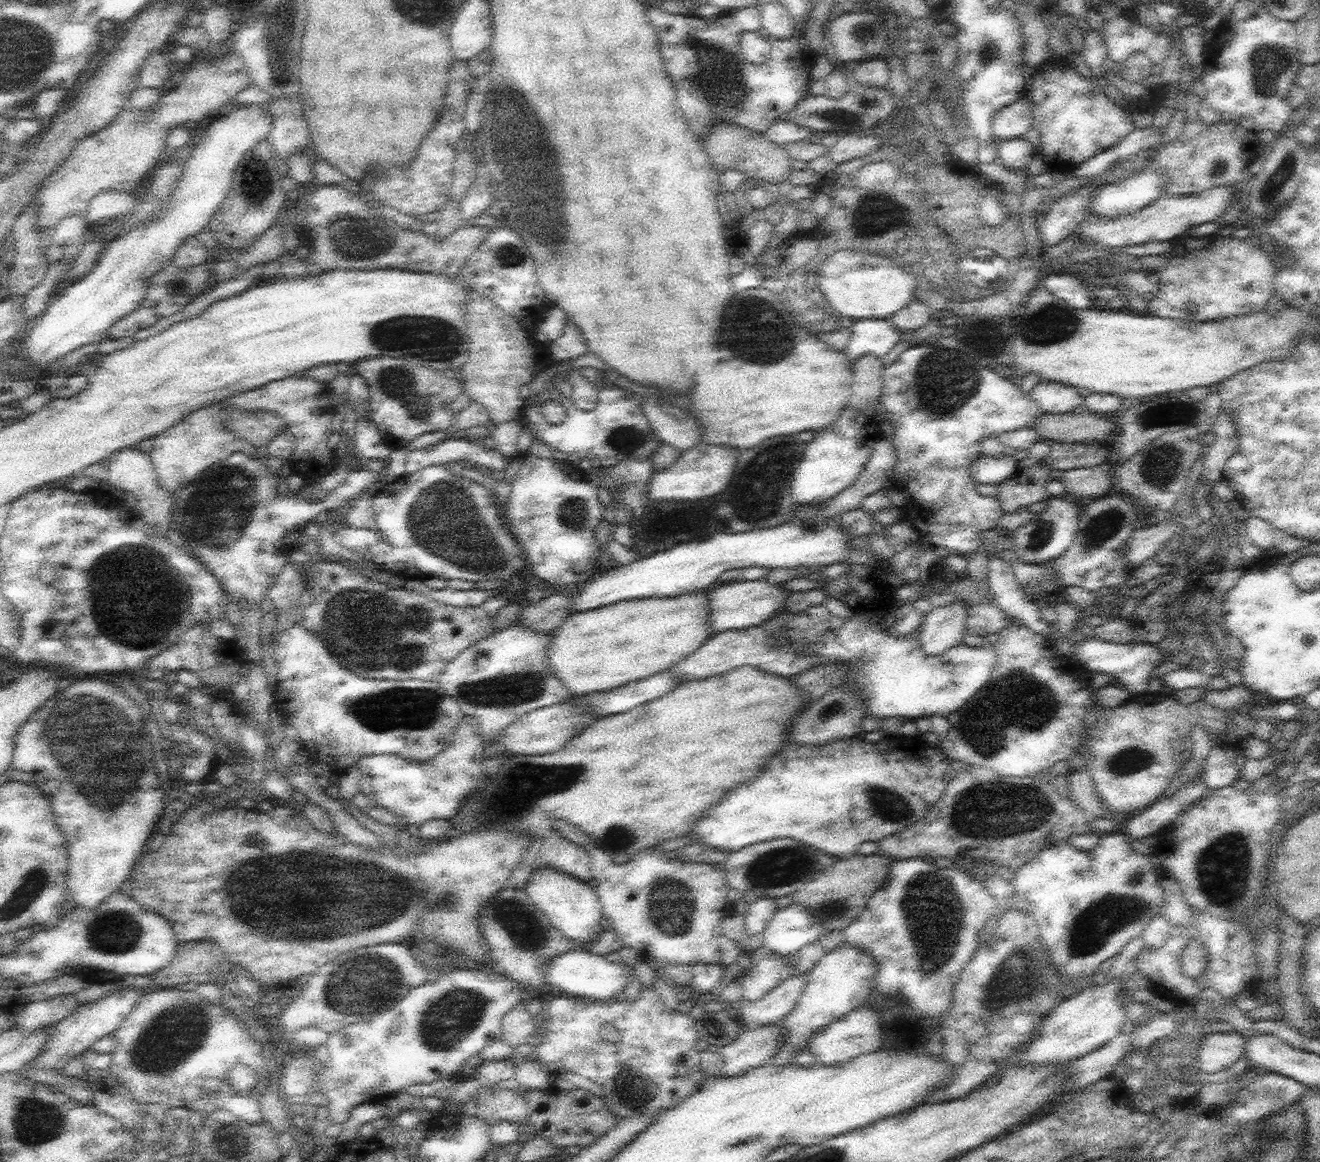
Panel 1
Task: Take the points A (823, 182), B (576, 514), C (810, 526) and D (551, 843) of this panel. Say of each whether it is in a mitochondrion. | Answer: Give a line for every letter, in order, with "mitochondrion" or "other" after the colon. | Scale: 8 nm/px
A: other
B: mitochondrion
C: other
D: other

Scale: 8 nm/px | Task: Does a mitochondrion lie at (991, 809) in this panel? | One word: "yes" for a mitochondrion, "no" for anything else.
yes

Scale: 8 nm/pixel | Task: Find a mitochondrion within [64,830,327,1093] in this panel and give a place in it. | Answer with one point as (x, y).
(173, 1037)

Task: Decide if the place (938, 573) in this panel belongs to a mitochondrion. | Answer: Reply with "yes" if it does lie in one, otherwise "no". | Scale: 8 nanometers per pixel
yes

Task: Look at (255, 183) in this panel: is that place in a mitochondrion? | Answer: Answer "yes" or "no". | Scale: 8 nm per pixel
yes

